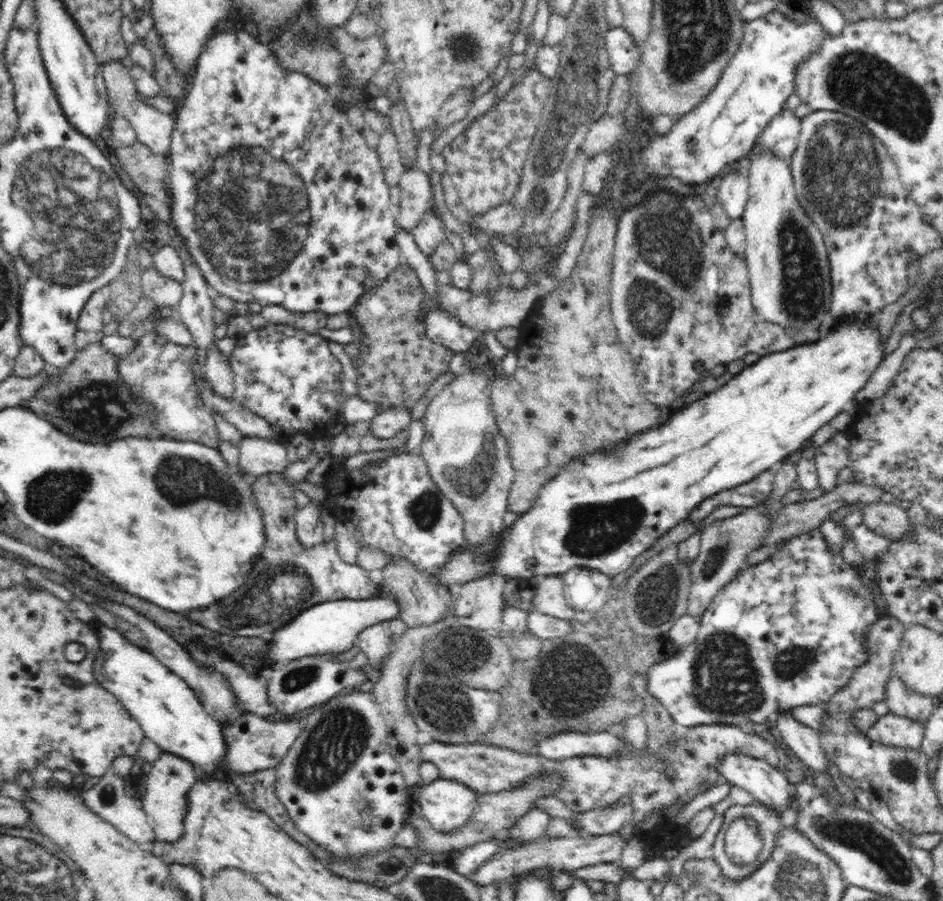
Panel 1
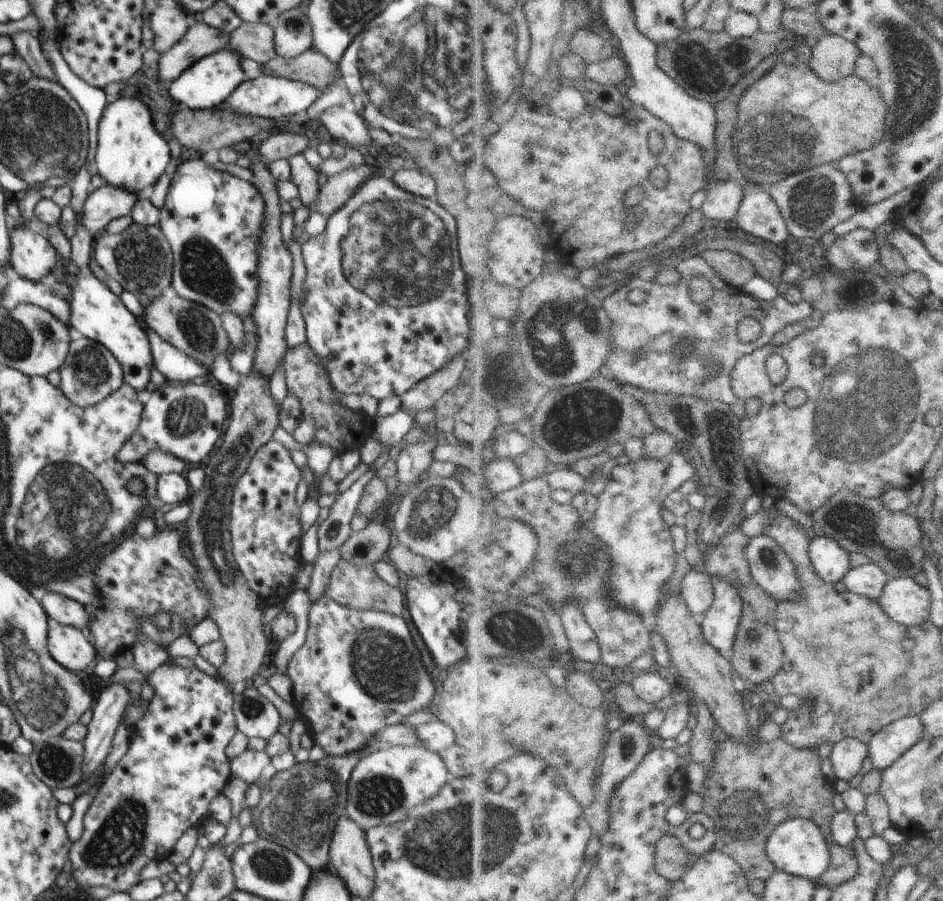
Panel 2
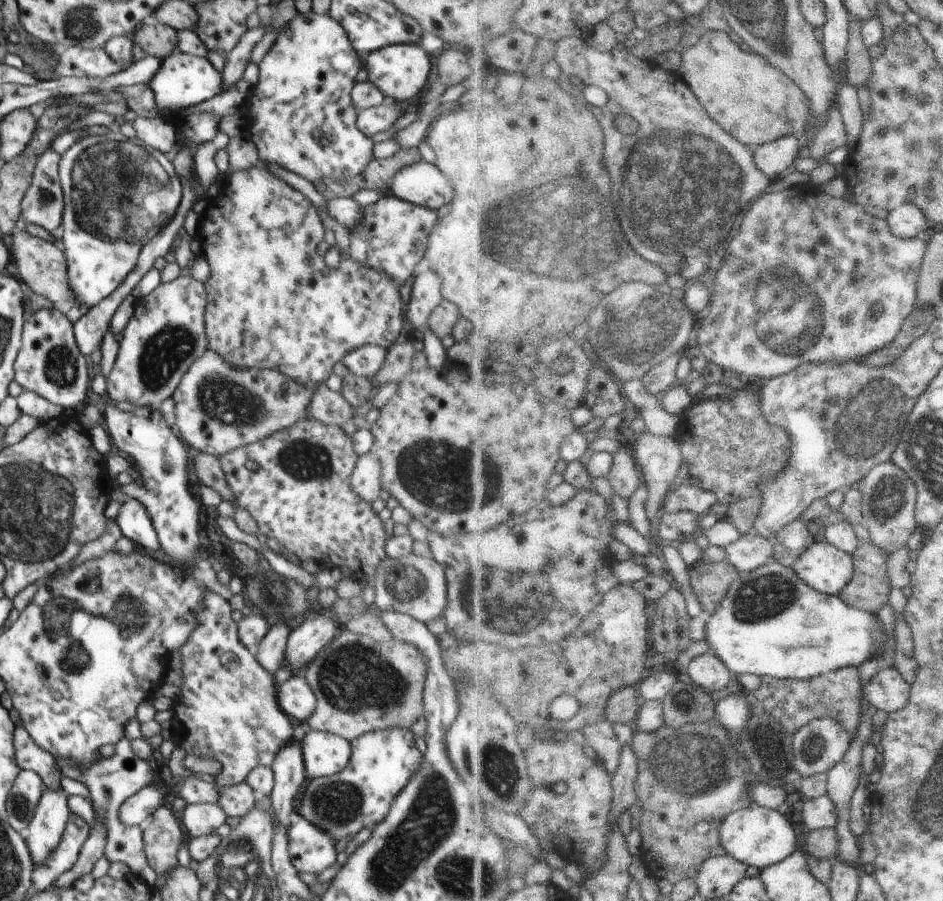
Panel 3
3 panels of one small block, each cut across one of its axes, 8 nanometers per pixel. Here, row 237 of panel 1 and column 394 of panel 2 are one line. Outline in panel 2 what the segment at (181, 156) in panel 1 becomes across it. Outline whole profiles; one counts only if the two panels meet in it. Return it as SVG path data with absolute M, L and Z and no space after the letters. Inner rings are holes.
M380 165L376 167L374 174L356 189L340 210L327 217L326 228L322 234L310 237L307 242L301 243L302 258L304 258L307 274L303 283L306 296L300 305L300 310L306 324L307 343L314 350L314 354L320 358L320 364L325 366L324 370L328 372L328 378L336 392L342 395L352 393L368 395L378 401L391 396L401 397L422 379L444 368L460 352L476 351L484 326L470 306L467 295L467 275L462 270L459 259L457 224L454 218L454 209L450 209L442 197L435 200L427 199L402 190L393 181L391 172L384 165Z

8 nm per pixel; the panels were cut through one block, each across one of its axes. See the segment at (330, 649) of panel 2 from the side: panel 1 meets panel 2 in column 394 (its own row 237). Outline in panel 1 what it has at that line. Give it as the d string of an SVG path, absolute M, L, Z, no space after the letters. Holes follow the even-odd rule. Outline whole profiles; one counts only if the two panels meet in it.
M657 193L648 196L642 204L636 205L631 209L626 209L617 217L615 248L613 252L613 266L611 272L611 316L613 324L617 328L618 336L636 362L636 370L644 376L650 378L646 380L646 397L658 408L669 408L669 406L678 398L685 396L690 390L697 388L702 381L702 372L711 371L718 364L726 365L732 360L742 359L746 354L770 354L780 352L780 350L790 350L794 344L792 338L788 338L785 329L780 324L766 322L755 311L751 301L751 286L749 281L749 272L744 256L740 256L730 250L725 239L724 230L720 230L717 222L711 215L711 202L706 202L700 196L696 198L682 198L680 195L672 193Z

